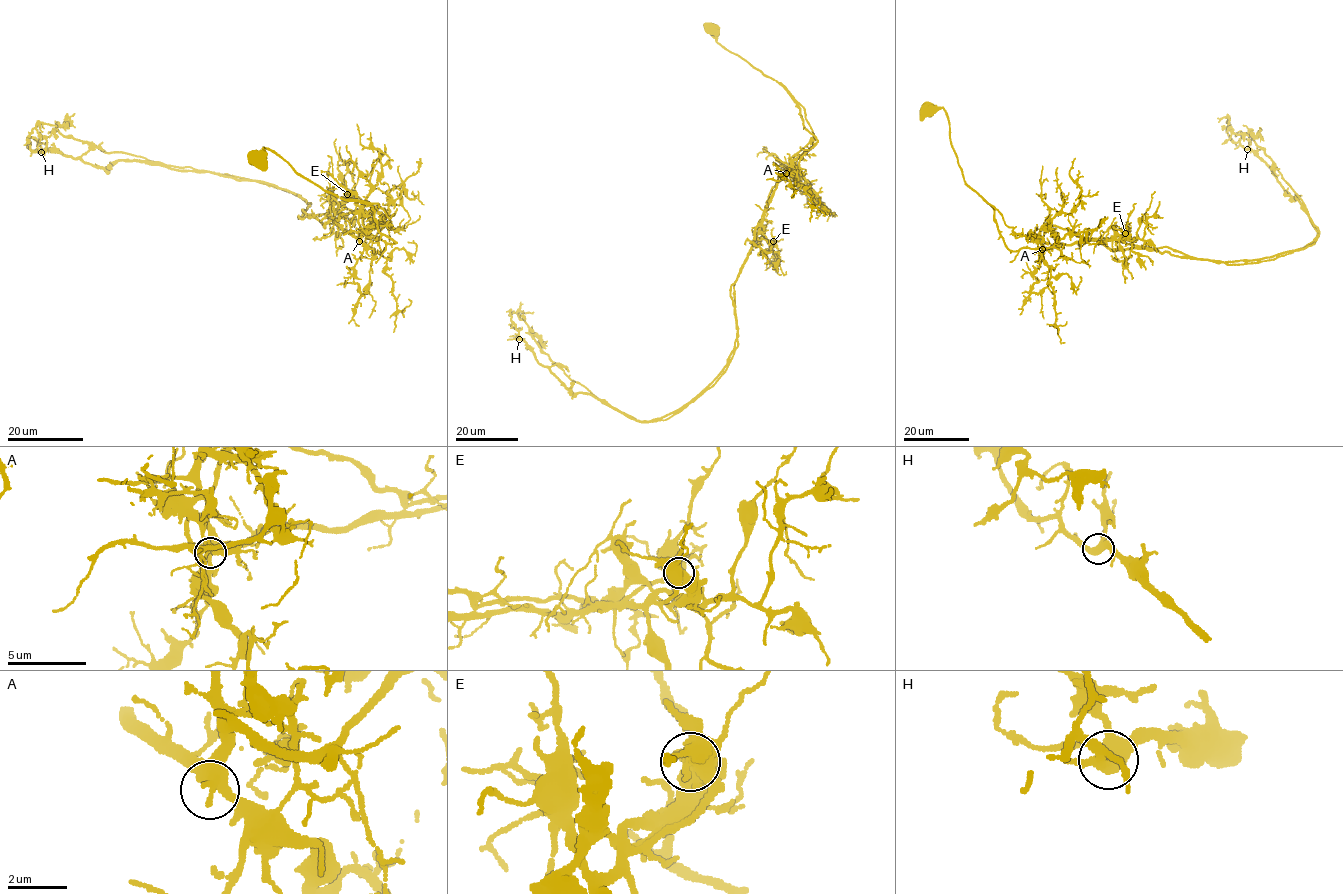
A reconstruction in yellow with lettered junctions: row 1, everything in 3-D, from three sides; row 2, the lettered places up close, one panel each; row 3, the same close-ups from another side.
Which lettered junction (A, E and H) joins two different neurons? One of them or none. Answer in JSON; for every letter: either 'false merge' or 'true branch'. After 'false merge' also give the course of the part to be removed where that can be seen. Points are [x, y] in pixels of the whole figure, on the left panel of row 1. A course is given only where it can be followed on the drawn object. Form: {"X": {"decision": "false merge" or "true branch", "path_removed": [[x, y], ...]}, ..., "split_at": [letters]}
{"A": {"decision": "true branch"}, "E": {"decision": "false merge", "path_removed": [[347, 194], [329, 211], [307, 214], [310, 202], [257, 181], [69, 138], [56, 127], [74, 113]]}, "H": {"decision": "true branch"}, "split_at": ["E"]}

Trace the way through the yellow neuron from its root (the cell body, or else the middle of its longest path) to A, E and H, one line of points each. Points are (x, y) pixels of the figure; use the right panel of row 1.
A: (927, 110), (941, 108), (947, 115), (951, 144), (966, 184), (993, 205), (1012, 231), (1029, 234), (1042, 249)
E: (927, 110), (944, 110), (966, 184), (993, 205), (1014, 232), (1029, 234), (1048, 247), (1123, 239), (1125, 233)
H: (927, 110), (947, 115), (966, 184), (1047, 247), (1097, 240), (1224, 262), (1312, 242), (1296, 193), (1247, 149)

